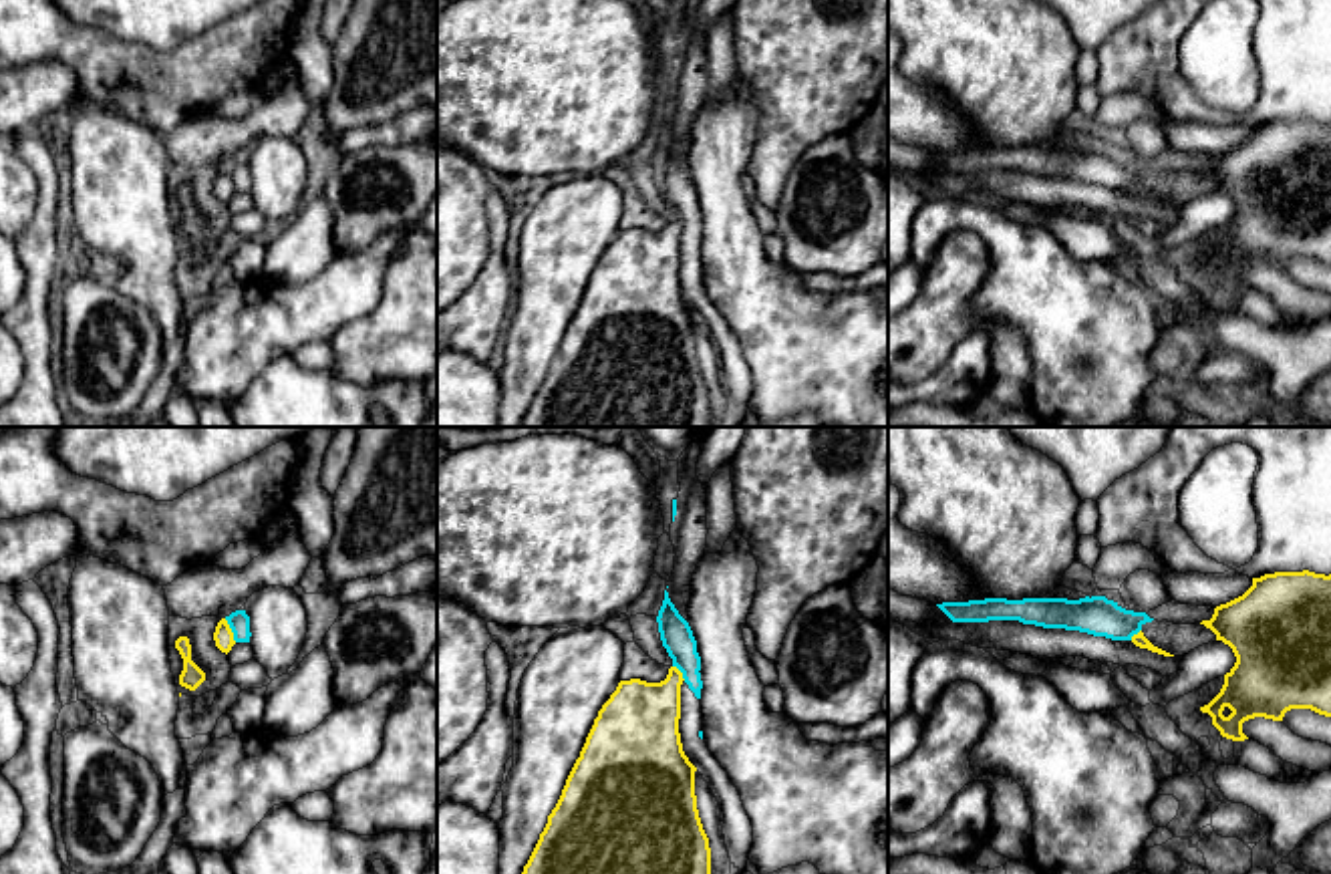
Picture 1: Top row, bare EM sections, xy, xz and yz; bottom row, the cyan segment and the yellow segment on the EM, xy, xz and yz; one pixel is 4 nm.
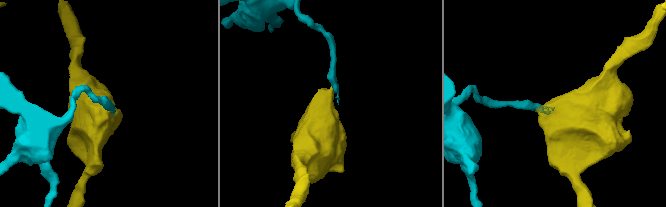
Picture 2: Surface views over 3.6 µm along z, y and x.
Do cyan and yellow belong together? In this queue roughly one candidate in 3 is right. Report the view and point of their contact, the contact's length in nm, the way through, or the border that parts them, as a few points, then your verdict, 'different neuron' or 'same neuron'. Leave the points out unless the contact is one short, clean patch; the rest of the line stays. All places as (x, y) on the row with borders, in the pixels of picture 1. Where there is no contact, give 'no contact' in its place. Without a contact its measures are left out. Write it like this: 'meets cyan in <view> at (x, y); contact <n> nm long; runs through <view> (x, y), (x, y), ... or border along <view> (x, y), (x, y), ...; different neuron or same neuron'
meets cyan in xy at (232, 631); contact 110 nm long; border along xy (224, 619), (236, 641); different neuron

